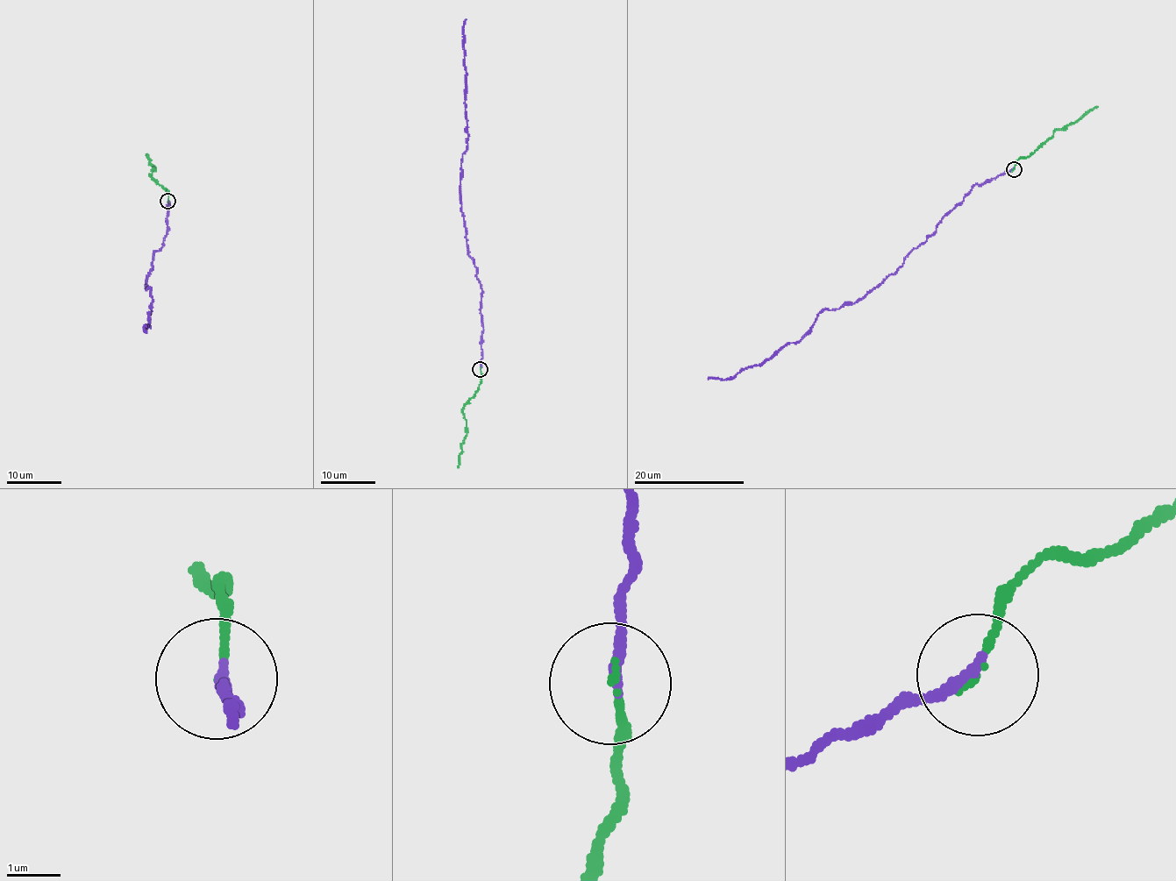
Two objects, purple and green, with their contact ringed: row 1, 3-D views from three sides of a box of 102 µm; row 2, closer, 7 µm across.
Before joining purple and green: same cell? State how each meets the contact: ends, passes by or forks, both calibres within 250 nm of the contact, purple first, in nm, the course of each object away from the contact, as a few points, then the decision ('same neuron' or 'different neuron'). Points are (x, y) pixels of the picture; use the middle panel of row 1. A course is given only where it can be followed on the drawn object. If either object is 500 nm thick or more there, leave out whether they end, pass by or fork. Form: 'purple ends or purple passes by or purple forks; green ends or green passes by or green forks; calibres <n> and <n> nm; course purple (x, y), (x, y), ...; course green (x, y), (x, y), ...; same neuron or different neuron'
purple ends; green ends; calibres 240 and 110 nm; course purple (481, 369), (481, 287), (468, 253), (460, 188), (461, 163), (467, 134), (463, 35), (466, 19); course green (481, 369), (481, 382), (462, 408), (466, 434), (457, 467); same neuron

